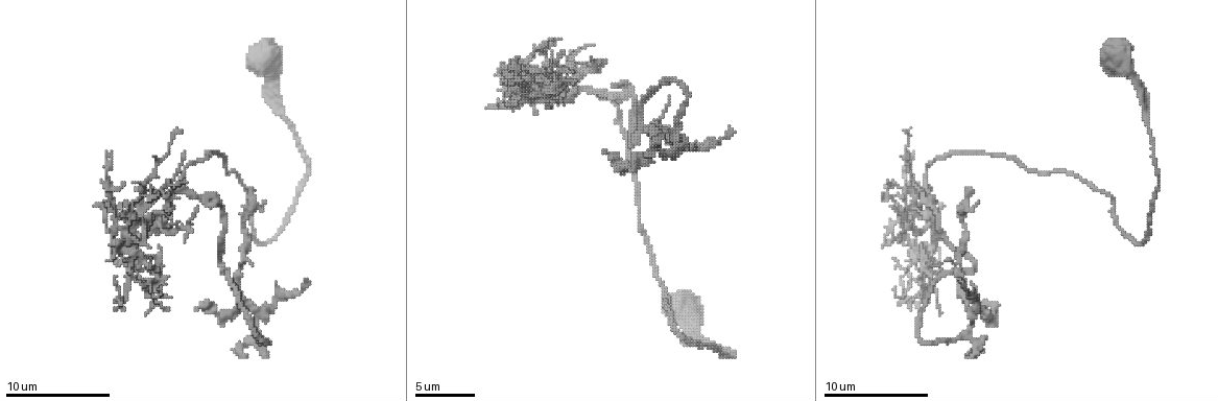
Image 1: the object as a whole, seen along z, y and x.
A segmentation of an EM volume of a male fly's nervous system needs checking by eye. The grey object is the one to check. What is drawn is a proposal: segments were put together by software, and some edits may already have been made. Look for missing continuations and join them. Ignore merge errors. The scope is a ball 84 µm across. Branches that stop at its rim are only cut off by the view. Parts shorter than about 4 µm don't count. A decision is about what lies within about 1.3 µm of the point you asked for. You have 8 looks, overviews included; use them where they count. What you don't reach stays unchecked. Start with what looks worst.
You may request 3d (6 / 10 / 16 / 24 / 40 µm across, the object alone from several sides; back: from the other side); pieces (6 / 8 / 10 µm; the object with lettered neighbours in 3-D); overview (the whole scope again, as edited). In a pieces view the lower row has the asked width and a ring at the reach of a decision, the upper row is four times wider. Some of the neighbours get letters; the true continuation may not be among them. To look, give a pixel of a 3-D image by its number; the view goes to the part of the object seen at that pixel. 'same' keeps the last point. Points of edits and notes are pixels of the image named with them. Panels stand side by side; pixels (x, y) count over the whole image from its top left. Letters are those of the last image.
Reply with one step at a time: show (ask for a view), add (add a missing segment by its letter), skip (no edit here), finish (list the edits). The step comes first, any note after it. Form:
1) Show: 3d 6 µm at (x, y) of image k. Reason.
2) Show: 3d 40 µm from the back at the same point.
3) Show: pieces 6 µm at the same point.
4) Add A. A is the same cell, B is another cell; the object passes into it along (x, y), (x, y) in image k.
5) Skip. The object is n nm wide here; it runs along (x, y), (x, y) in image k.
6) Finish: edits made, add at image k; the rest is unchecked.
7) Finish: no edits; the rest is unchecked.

Show: pieces 6 µm at (591, 43) of image 1. Tapers out.

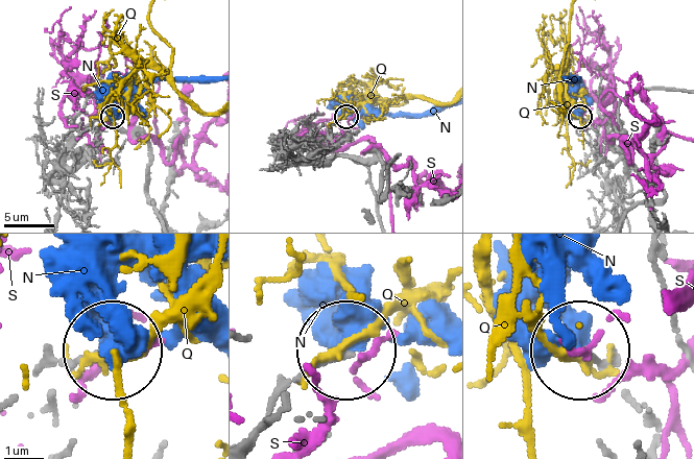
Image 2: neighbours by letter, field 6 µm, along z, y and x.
Skip. N, Q and S are other cells; no lettered segment goes on from it.

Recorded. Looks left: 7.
Show: pieces 10 µm at (730, 126) of image 1. Free end.

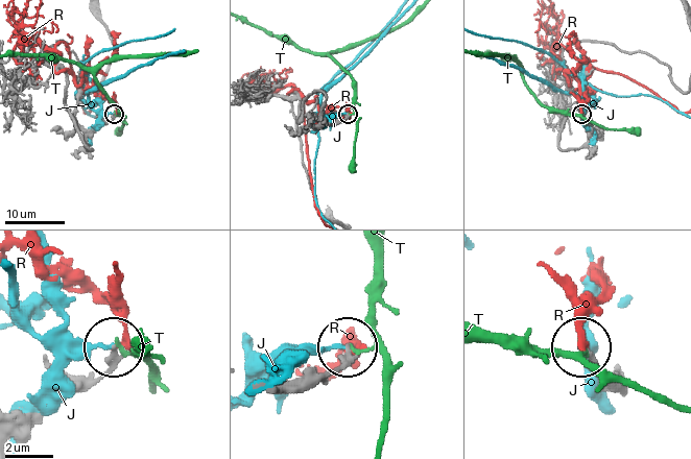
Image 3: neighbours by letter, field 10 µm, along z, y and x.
Skip. J, R and T are other cells; it runs along (280, 388), (322, 380), (346, 347) in image 3; no lettered segment goes on from it.

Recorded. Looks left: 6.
Show: pieces 6 µm at (606, 150) of image 1. An open end.

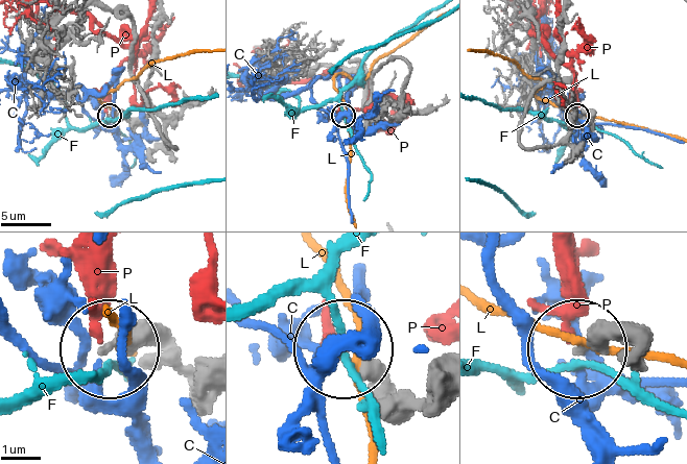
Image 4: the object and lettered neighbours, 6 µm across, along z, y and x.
Skip. C, F, L and P are other cells; none of them fits.

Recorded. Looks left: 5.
Show: 3d 6 µm at (971, 187) of image 1. An open end.

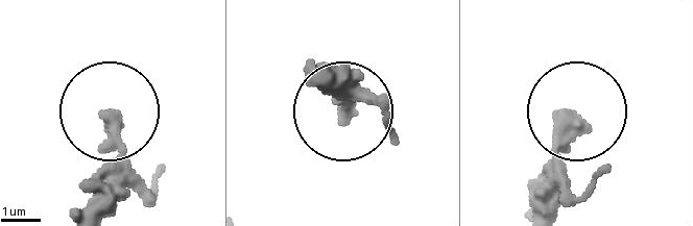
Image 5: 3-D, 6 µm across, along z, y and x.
Show: pieces 8 µm at (574, 118) of image 5.

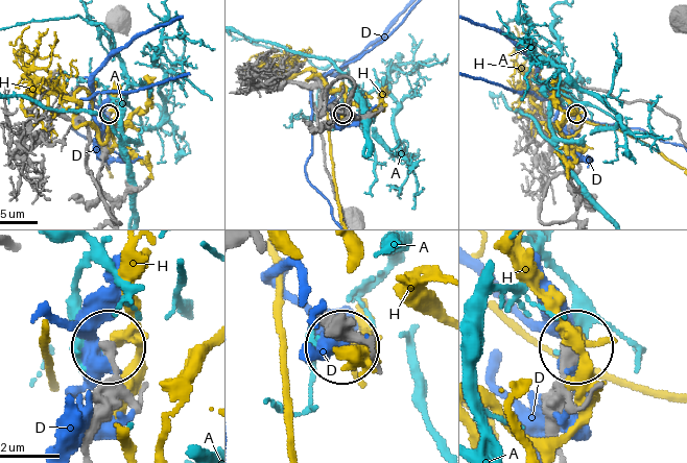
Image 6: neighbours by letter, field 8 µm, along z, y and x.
Skip. A, D and H are other cells; no lettered segment goes on from it.

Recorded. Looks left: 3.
Finish: no edits; the rest is unchecked.

